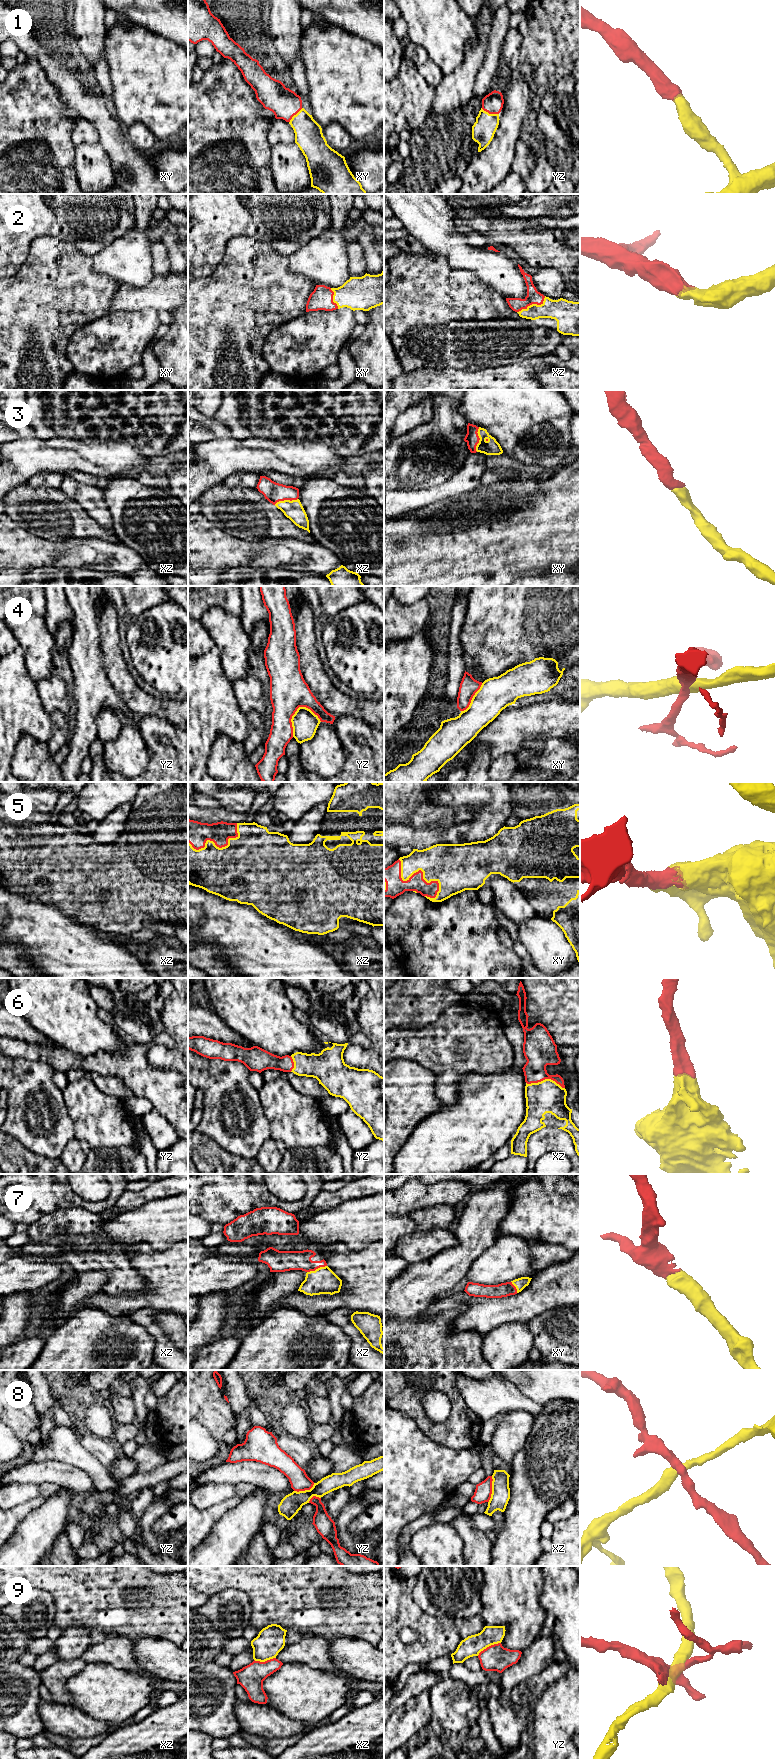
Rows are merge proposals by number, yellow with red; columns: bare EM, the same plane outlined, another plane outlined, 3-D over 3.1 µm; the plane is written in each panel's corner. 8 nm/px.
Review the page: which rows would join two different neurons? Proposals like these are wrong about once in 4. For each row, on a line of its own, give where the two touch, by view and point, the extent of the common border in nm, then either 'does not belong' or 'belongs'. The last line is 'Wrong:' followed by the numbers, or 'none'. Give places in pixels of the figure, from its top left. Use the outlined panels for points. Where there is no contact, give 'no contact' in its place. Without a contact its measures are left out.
1: contact yz (490, 114); length 150 nm; belongs
2: contact xz (532, 304); length 260 nm; belongs
3: contact xy (480, 439); length 200 nm; belongs
4: contact yz (295, 712); length 280 nm; does not belong
5: contact xy (420, 869); length 440 nm; belongs
6: contact xz (545, 1079); length 320 nm; belongs
7: contact xz (316, 1269); length 170 nm; belongs
8: contact xz (492, 1489); length 220 nm; does not belong
9: contact yz (488, 1646); length 220 nm; does not belong
Wrong: 4, 8, 9

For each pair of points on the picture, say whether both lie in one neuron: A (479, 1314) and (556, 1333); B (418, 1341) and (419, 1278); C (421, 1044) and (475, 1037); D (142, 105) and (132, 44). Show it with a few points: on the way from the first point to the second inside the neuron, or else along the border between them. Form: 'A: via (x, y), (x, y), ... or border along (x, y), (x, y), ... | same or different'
A: border along (547, 1311), (532, 1318), (527, 1323) | different
B: border along (425, 1309), (407, 1319), (395, 1319) | different
C: via (434, 1044), (462, 1043) | same
D: via (142, 90), (142, 64), (138, 59) | same

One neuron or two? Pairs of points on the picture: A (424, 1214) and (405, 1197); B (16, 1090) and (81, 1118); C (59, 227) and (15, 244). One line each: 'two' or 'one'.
A: two
B: two
C: one

